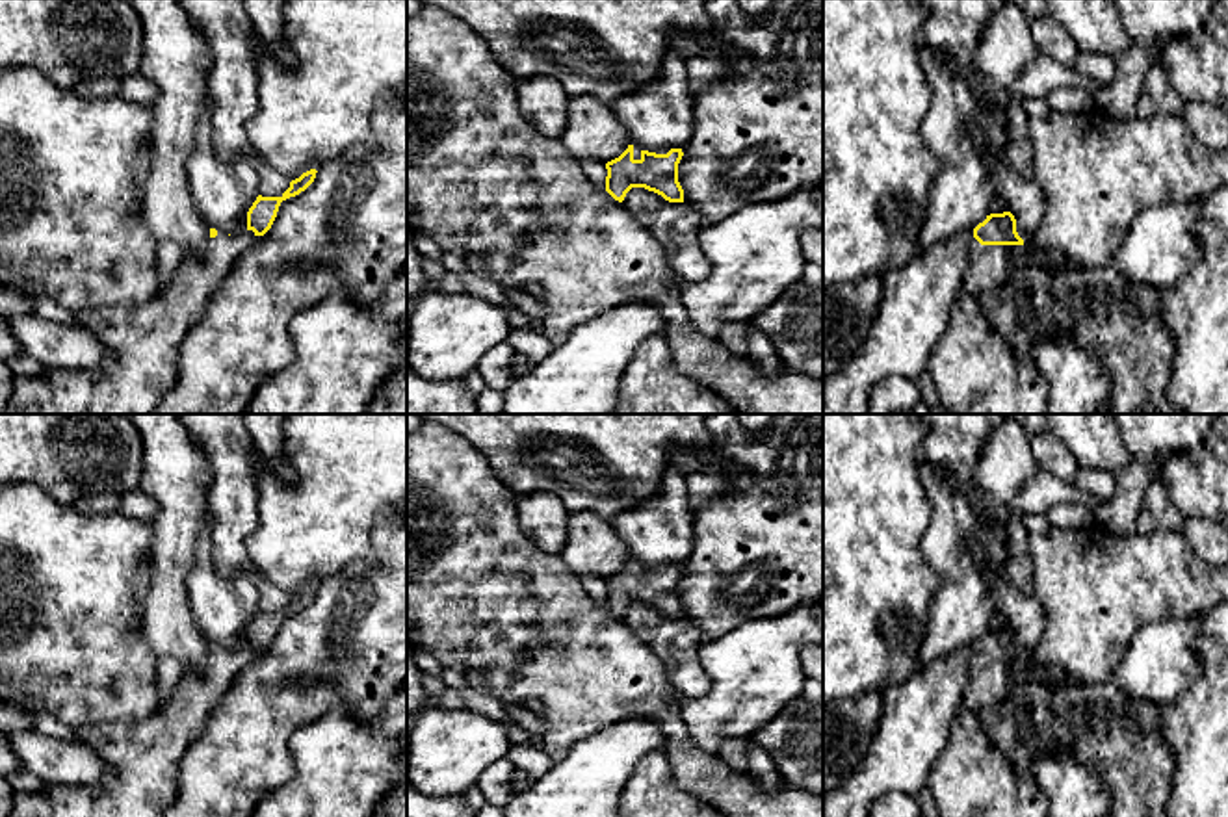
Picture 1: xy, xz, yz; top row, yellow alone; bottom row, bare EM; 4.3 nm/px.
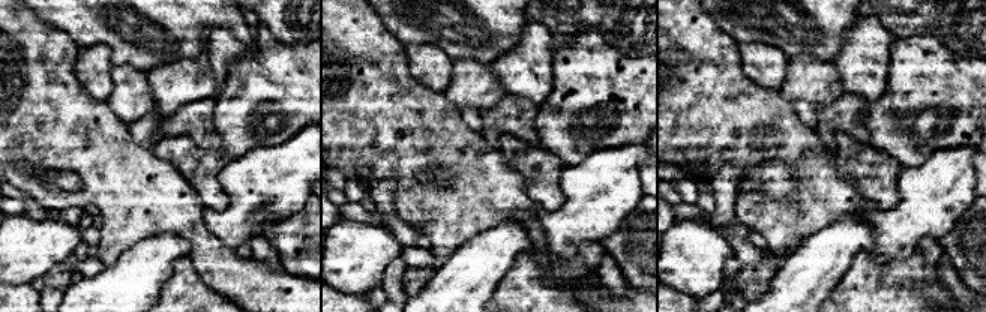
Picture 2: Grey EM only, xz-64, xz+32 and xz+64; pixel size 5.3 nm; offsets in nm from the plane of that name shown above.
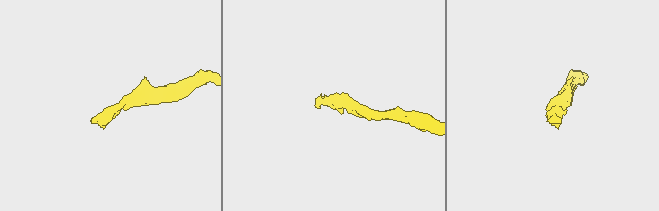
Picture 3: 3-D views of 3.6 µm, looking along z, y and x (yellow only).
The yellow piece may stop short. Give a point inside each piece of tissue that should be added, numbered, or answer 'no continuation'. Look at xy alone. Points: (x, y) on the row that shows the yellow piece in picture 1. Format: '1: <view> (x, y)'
1: xy (143, 344)

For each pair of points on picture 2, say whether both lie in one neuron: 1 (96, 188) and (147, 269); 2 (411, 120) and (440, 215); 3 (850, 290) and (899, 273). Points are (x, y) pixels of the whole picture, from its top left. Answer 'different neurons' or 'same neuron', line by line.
1: different neurons
2: same neuron
3: same neuron

